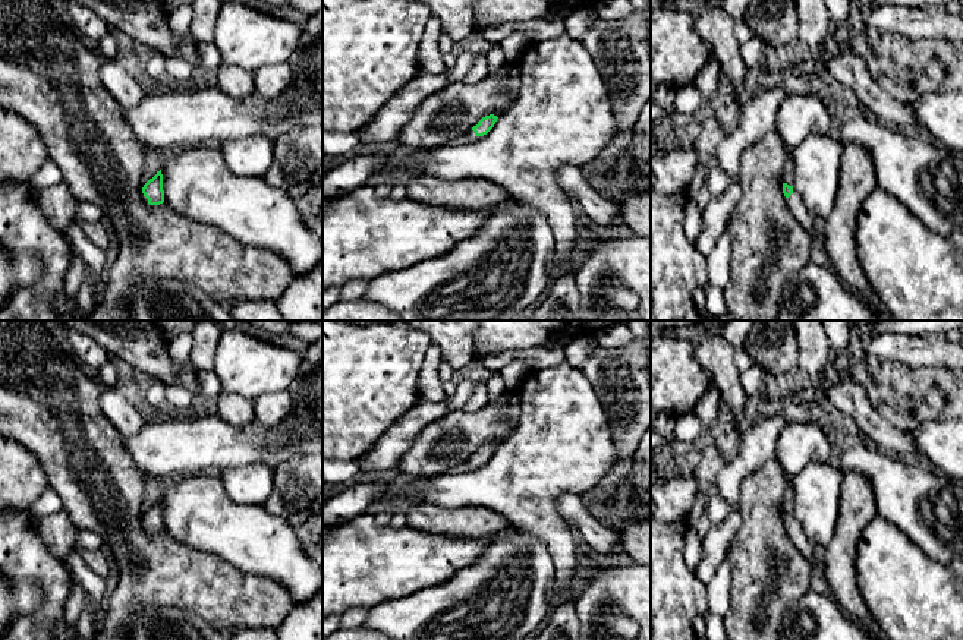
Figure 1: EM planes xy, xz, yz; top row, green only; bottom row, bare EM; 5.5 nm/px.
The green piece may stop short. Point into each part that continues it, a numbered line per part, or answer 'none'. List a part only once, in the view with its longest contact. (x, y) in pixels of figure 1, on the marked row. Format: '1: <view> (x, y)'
1: xy (156, 157)

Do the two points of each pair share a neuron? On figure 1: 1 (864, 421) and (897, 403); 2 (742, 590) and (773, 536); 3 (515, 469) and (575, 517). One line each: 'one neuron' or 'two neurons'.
1: two neurons
2: one neuron
3: two neurons

